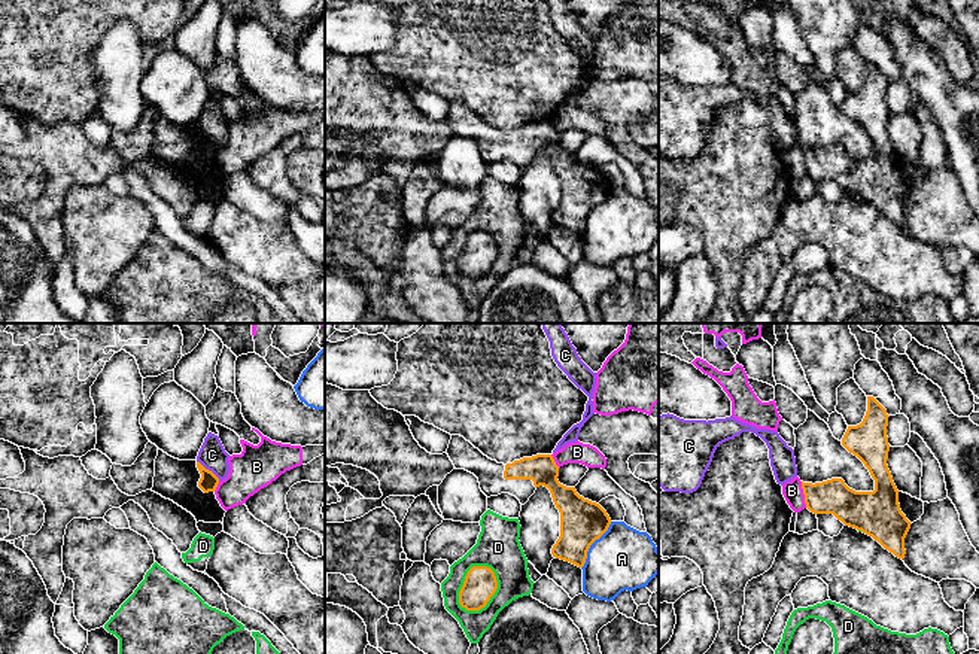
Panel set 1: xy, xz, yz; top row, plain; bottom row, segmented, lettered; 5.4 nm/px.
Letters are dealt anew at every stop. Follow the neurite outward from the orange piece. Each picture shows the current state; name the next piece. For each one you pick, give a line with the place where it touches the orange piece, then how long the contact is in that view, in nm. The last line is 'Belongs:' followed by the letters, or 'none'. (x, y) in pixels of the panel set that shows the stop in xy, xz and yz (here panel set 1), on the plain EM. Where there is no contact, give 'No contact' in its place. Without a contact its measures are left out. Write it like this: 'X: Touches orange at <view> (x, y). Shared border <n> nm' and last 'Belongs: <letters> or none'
Belongs: none

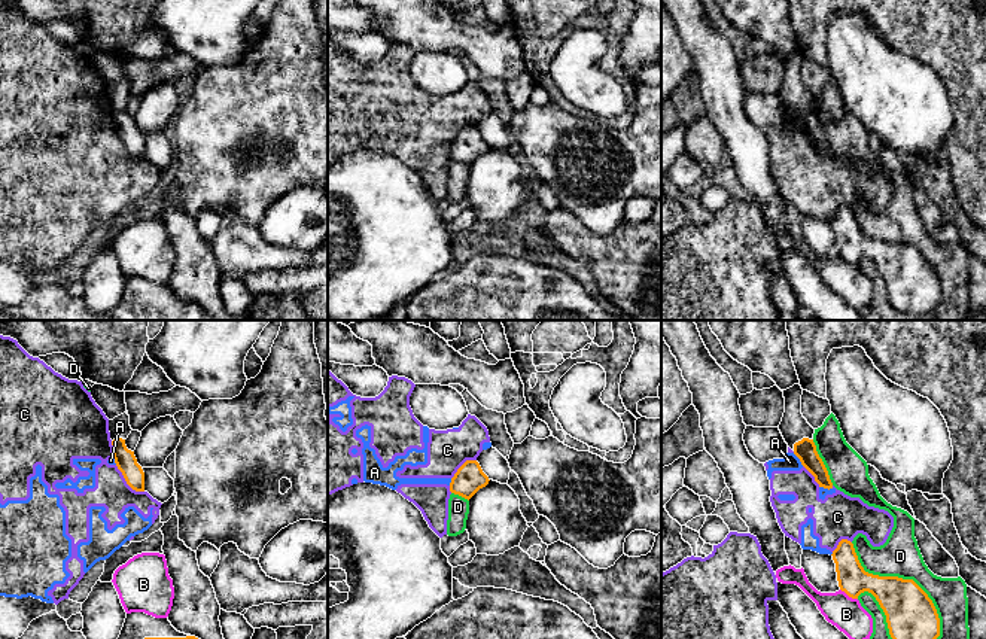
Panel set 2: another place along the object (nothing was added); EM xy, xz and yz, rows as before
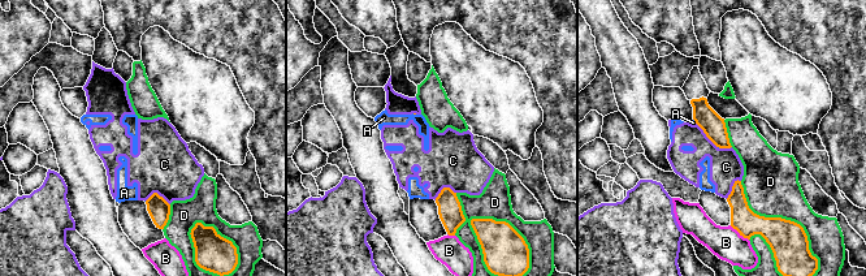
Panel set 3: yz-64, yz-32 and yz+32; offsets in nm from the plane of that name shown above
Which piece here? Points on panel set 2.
Belongs: none

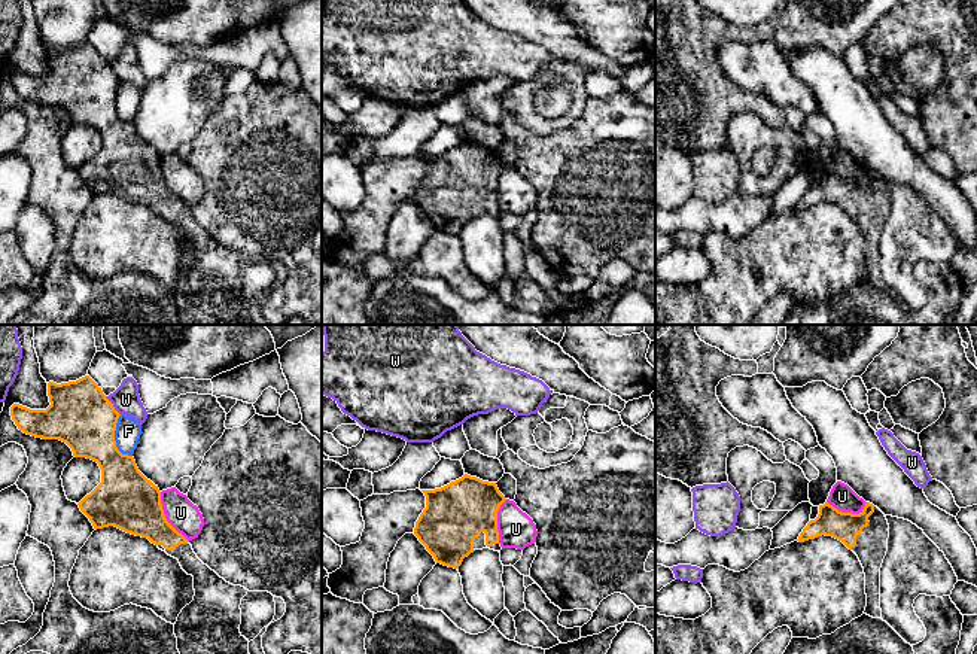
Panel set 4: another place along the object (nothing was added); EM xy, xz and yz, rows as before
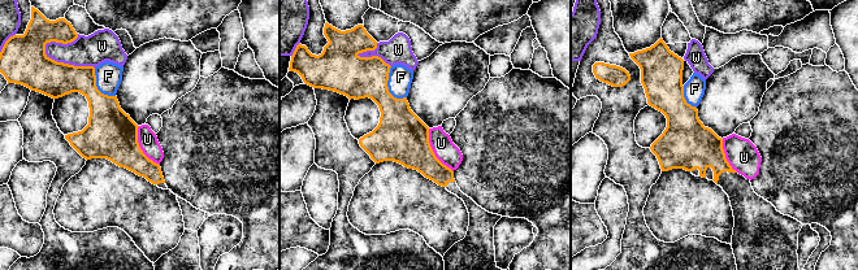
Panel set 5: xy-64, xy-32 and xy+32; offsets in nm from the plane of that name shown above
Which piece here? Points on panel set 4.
Belongs: none

